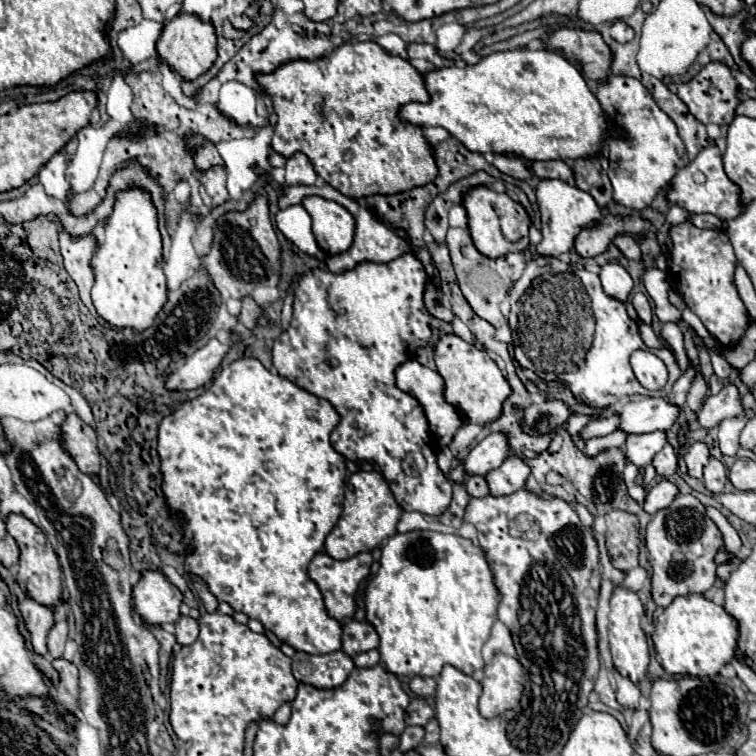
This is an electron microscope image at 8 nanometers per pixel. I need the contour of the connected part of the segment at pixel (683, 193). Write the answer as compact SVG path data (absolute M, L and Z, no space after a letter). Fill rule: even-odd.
M716 144L704 148L694 162L690 162L686 168L682 168L674 178L672 178L672 188L668 192L670 202L682 202L684 208L690 214L704 214L710 212L722 220L736 218L742 212L742 196L740 188L726 176L724 166L722 166L722 156ZM700 174L706 178L700 180Z

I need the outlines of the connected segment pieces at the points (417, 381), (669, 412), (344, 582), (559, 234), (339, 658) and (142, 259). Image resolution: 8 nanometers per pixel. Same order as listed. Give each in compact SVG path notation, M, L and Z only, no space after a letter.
M412 358L412 360L406 360L404 364L400 364L400 366L396 368L396 386L398 386L400 390L412 394L414 398L418 398L418 402L422 402L424 414L426 414L426 418L428 418L428 422L430 422L432 432L438 436L438 440L440 440L442 446L448 446L448 444L452 442L458 426L462 424L462 418L460 418L460 414L456 412L456 408L450 406L450 404L444 400L444 380L442 380L442 376L440 376L438 372L430 370L428 366L422 366L420 362L416 362L416 360Z
M640 396L624 404L620 414L620 430L628 434L644 434L654 430L668 430L678 420L680 406L666 398Z
M370 552L356 554L348 560L334 560L328 554L316 554L312 558L312 562L308 566L308 574L320 586L328 614L332 618L342 622L342 620L354 616L354 612L356 612L356 592L358 592L360 582L370 574L370 566L372 566L372 554Z
M536 180L536 202L542 216L542 242L538 244L538 254L552 254L560 256L574 246L574 240L582 228L592 228L600 218L602 212L590 194L570 186L562 180Z
M342 650L330 654L306 654L296 652L292 658L292 674L298 682L312 684L316 688L336 688L354 670L354 662Z
M130 186L116 194L116 204L112 214L106 218L104 226L104 244L98 244L90 266L94 270L94 286L92 286L92 302L98 314L116 328L132 328L146 330L150 322L154 322L156 314L166 304L166 278L162 270L162 236L158 232L158 216L156 206L150 194L144 188Z

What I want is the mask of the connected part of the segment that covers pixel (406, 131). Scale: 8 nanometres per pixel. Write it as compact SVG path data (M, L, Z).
M346 42L346 44L338 46L330 56L324 56L324 58L318 58L318 60L304 60L304 58L290 60L290 62L280 64L276 70L272 70L268 74L256 74L256 82L262 86L264 94L272 98L272 106L274 106L274 114L276 114L276 122L274 122L276 126L274 126L274 136L272 136L272 150L278 152L284 158L290 158L296 152L306 154L310 158L312 166L314 166L316 174L322 176L340 194L350 196L354 200L360 200L360 198L366 198L370 194L394 194L394 190L412 190L414 186L424 186L426 182L432 182L436 178L438 168L434 166L434 158L430 158L430 144L422 136L422 130L418 126L410 126L410 124L406 124L406 122L402 122L398 118L398 108L402 104L426 102L426 98L428 98L426 88L422 86L422 74L418 70L414 70L408 60L386 54L374 42Z

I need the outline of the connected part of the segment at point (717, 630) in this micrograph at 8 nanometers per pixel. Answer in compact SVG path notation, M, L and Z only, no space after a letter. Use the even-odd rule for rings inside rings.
M690 594L678 596L674 602L656 618L654 622L654 648L660 664L670 674L682 676L716 676L724 664L734 658L738 624L736 620L718 604L706 600L704 596Z

